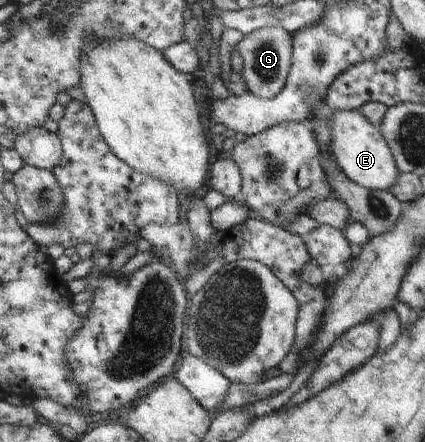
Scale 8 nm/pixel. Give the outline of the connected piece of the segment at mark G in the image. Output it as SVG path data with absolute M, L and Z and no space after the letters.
M281 27L261 28L244 36L235 45L235 49L244 59L242 78L256 96L270 100L277 97L285 89L291 66L294 62L293 34Z

